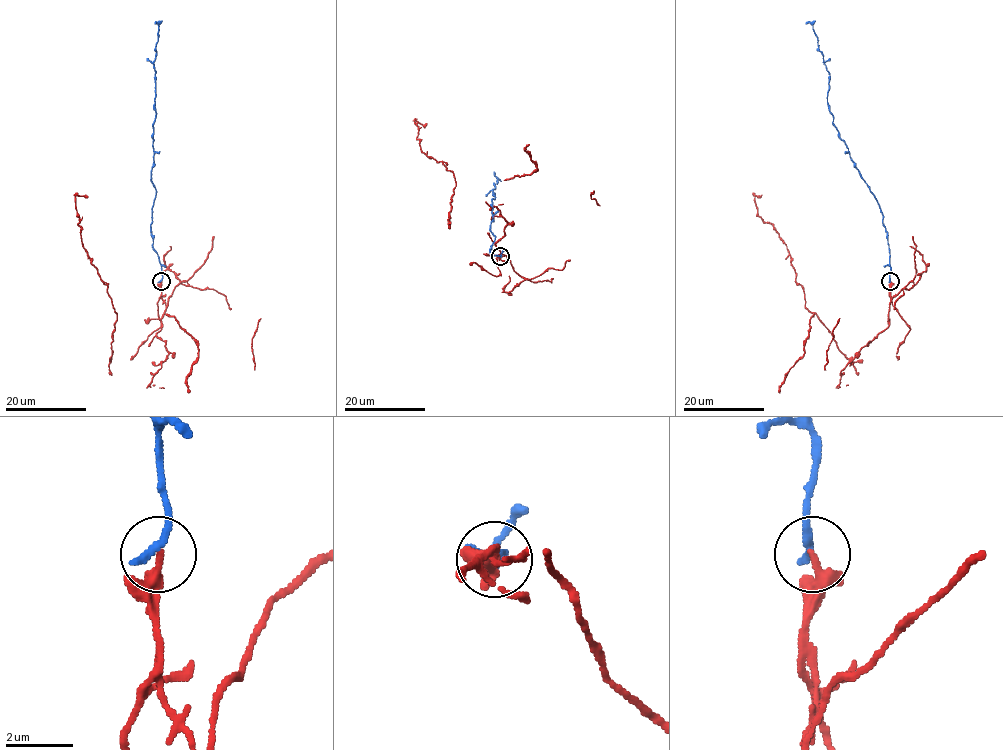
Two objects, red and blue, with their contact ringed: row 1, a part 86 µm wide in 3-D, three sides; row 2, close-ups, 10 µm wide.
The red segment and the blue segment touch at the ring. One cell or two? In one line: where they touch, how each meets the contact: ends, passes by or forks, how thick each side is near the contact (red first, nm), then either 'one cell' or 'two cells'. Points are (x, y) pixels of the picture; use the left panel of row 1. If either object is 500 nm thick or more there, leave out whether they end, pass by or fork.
place (161, 281); red passes by; blue ends; calibres 220 and 280 nm; two cells

